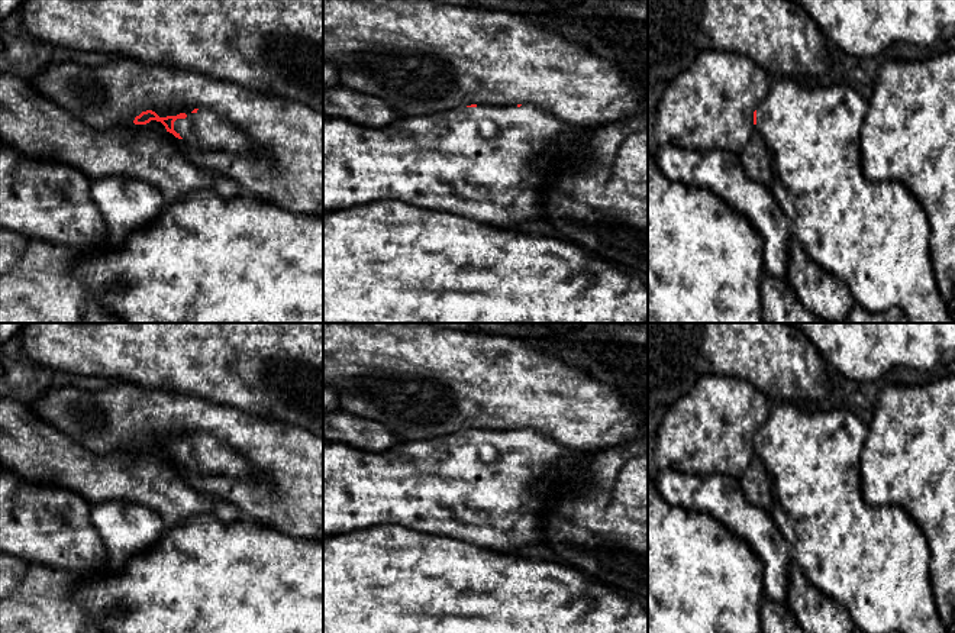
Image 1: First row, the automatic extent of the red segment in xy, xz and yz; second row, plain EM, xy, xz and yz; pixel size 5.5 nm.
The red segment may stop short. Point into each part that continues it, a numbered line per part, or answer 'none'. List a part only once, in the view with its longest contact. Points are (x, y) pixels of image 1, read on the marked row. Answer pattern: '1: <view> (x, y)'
1: xy (206, 129)

